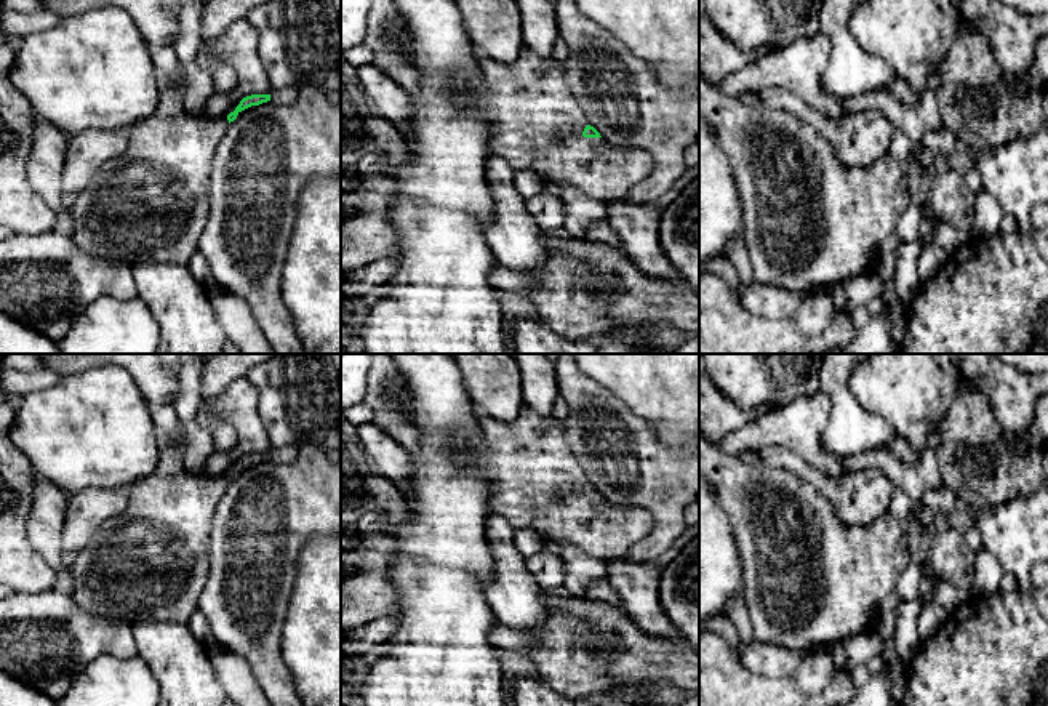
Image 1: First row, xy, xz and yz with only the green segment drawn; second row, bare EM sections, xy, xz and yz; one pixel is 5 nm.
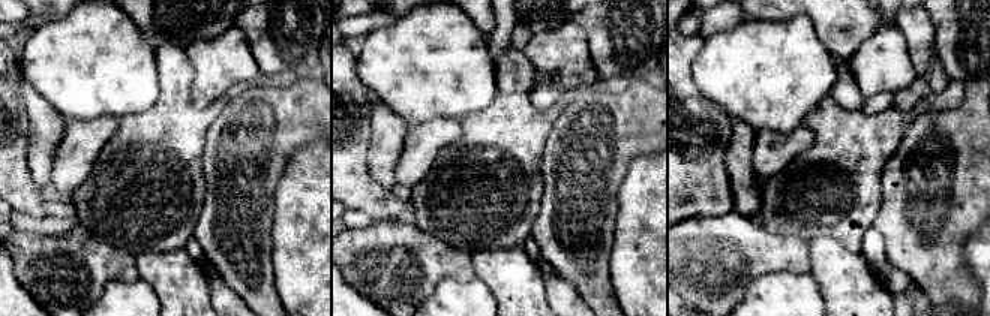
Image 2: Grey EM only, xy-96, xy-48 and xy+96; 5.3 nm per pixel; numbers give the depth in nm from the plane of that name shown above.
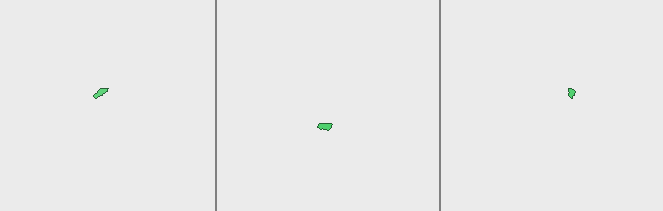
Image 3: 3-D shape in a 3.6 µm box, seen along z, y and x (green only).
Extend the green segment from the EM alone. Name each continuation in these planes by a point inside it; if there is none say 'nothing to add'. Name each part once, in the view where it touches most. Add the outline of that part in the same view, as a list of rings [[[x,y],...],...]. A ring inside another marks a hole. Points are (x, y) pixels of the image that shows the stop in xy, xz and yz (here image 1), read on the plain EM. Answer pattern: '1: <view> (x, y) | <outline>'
1: xz (538, 484) | [[[526,405],[510,423],[477,416],[488,456],[480,459],[493,483],[490,509],[517,532],[531,528],[546,541],[570,541],[611,560],[653,528],[645,507],[584,496],[587,480],[571,453],[562,421]]]

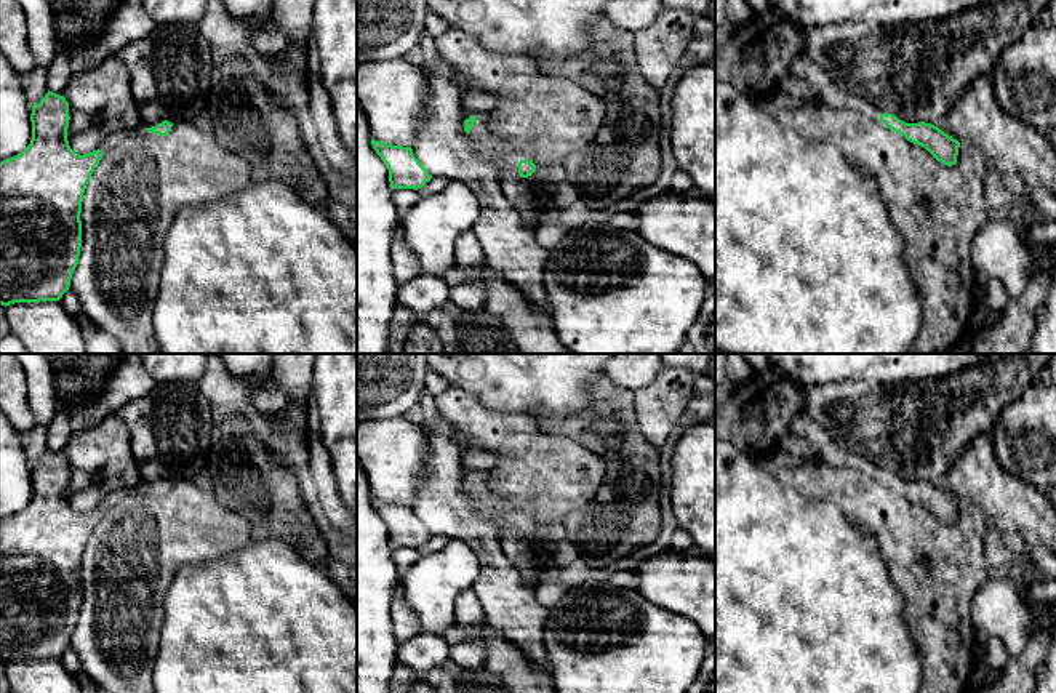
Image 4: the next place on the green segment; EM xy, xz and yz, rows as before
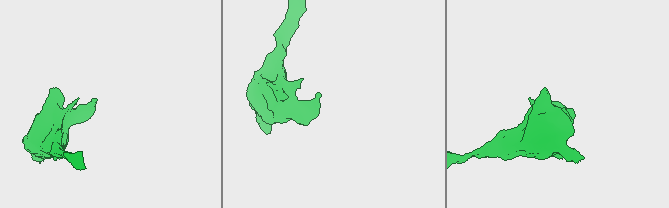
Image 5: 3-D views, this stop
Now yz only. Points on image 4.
nothing to add

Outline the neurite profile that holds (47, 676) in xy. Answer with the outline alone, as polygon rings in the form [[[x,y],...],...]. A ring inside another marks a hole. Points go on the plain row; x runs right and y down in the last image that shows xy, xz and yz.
[[[59,659],[14,661],[5,666],[13,693],[82,693],[83,680],[70,675]]]

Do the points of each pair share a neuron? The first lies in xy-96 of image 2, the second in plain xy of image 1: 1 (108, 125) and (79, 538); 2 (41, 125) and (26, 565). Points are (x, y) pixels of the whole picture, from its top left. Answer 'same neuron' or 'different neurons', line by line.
1: same neuron
2: different neurons

